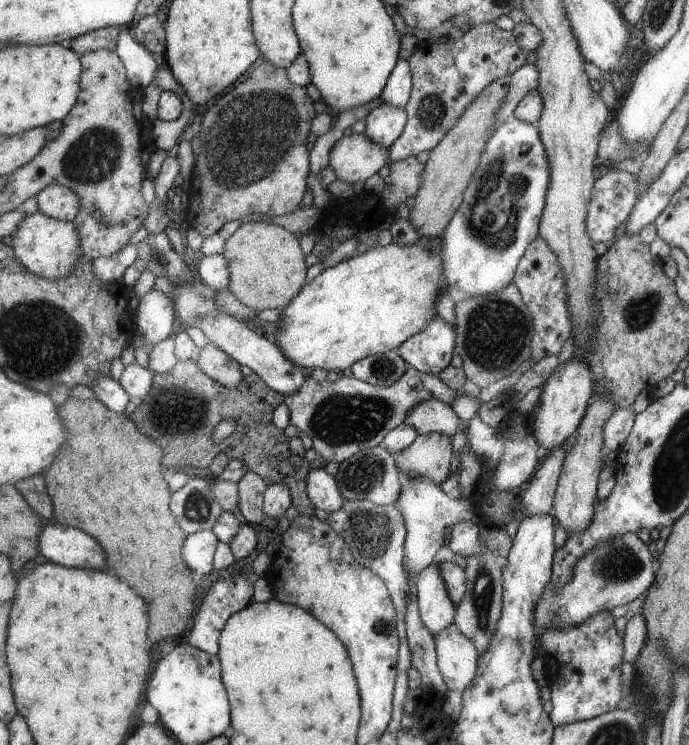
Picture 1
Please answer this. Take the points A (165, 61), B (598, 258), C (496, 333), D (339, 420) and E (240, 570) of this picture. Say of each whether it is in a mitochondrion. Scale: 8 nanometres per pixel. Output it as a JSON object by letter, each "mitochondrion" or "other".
{"A":"other","B":"other","C":"mitochondrion","D":"mitochondrion","E":"other"}

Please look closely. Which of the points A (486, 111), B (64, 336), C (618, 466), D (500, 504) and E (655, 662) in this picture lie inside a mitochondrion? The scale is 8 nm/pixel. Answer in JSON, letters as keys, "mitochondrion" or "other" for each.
{"A":"other","B":"mitochondrion","C":"other","D":"other","E":"other"}

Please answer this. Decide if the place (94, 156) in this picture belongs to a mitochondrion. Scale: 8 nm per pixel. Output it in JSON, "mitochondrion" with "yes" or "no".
{"mitochondrion":"yes"}

